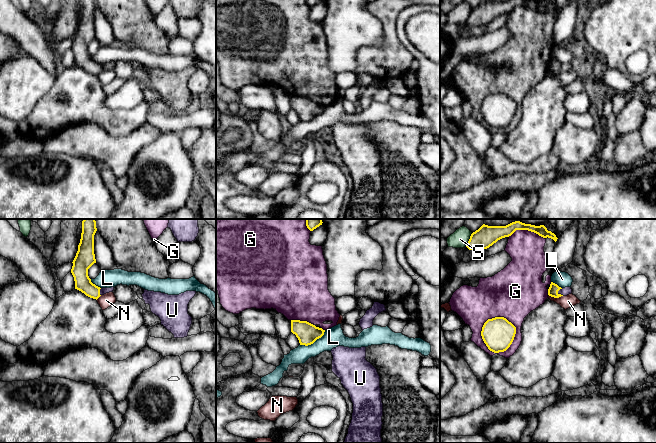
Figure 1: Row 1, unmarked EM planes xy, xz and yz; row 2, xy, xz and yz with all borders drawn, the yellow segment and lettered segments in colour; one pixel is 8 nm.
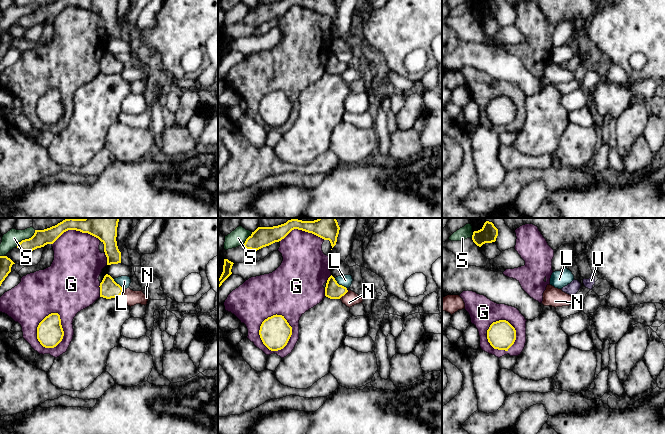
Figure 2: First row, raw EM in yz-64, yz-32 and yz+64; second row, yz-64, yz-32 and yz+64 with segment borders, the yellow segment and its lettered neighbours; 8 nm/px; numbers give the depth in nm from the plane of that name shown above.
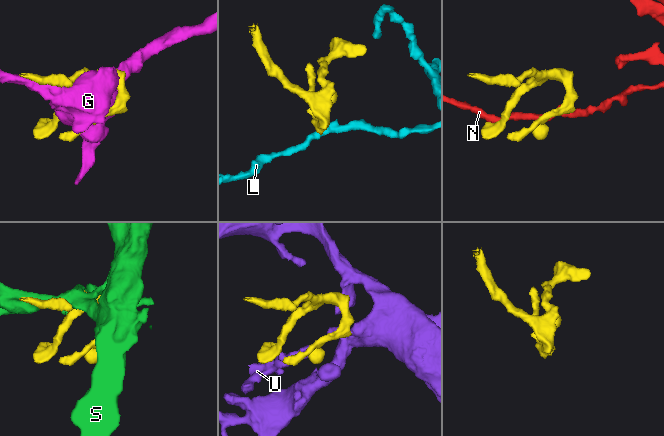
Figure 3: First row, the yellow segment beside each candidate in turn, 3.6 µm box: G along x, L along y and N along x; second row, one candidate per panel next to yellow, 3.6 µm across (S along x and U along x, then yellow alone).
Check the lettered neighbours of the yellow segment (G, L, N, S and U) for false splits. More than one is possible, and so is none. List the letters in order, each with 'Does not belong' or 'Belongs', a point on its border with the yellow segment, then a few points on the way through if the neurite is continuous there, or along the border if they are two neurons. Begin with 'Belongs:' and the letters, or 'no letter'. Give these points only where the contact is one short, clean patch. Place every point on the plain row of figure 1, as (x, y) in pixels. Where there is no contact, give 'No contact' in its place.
Belongs: U
G: Does not belong. Touches yellow at yz (513, 114)
L: Does not belong. Touches yellow at xz (313, 118). Boundary: xz (325, 106), (312, 119), (300, 121)
N: Does not belong. Touches yellow at yz (555, 73)
S: Does not belong. Touches yellow at yz (469, 15)
U: Belongs. Touches yellow at yz (559, 70). Path across: yz (553, 66), (559, 70), (565, 67)

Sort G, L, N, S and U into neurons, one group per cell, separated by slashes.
G / L / N / S / U

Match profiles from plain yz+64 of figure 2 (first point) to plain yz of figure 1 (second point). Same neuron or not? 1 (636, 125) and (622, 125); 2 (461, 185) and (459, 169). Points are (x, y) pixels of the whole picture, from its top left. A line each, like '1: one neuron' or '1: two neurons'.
1: one neuron
2: one neuron

